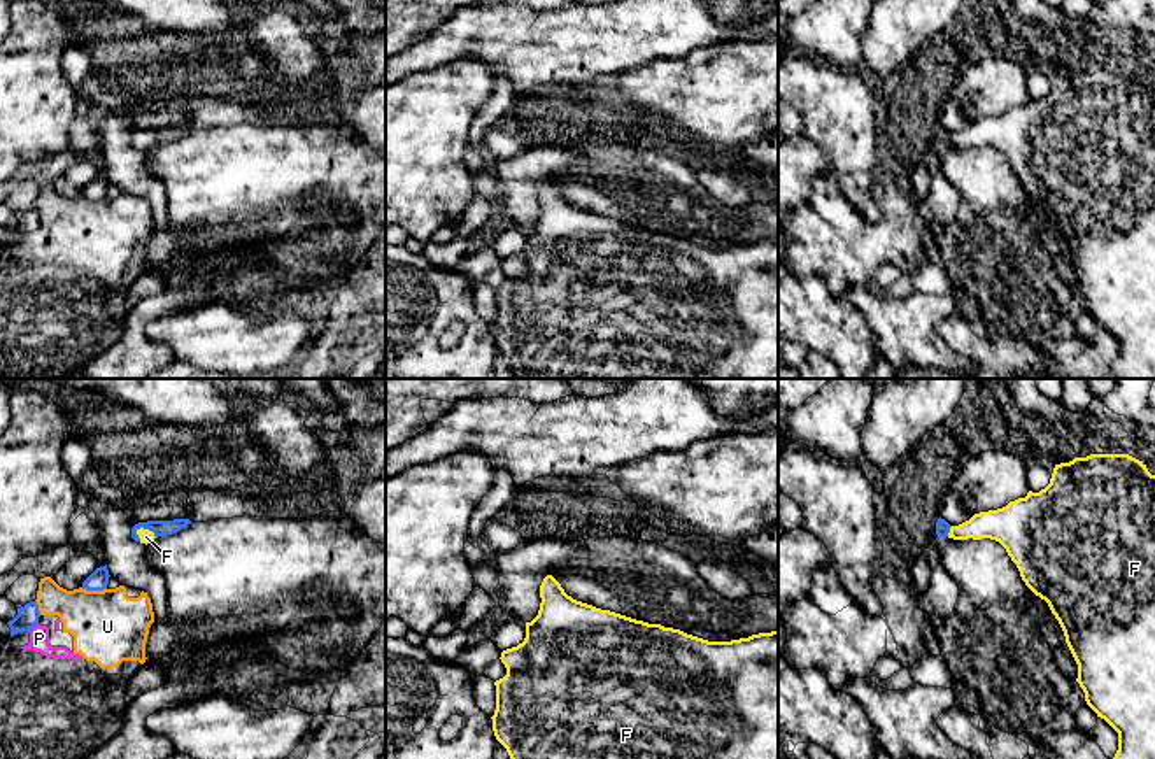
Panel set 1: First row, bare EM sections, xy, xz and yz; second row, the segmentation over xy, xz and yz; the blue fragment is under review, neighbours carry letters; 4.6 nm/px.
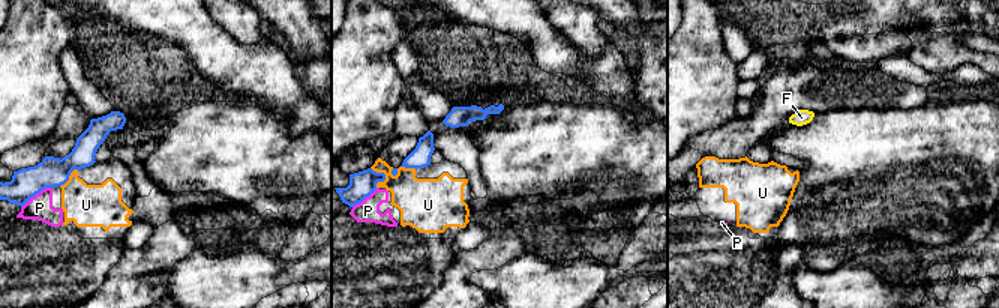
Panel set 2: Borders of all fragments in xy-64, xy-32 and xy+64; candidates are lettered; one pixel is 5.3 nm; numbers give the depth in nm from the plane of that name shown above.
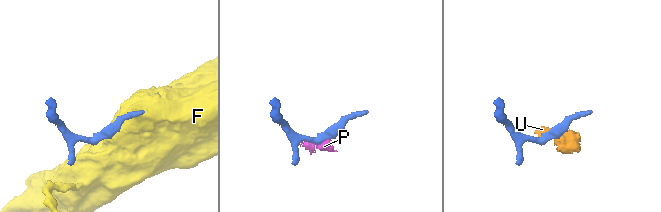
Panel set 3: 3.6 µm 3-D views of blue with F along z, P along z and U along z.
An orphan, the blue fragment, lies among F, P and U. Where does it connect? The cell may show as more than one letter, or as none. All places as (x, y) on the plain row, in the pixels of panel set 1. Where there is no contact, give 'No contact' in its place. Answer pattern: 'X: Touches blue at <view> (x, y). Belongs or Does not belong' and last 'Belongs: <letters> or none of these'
F: Touches blue at xy (146, 135). Belongs
P: Touches blue at xy (34, 234). Does not belong
U: Touches blue at xy (93, 197). Does not belong
Belongs: F

